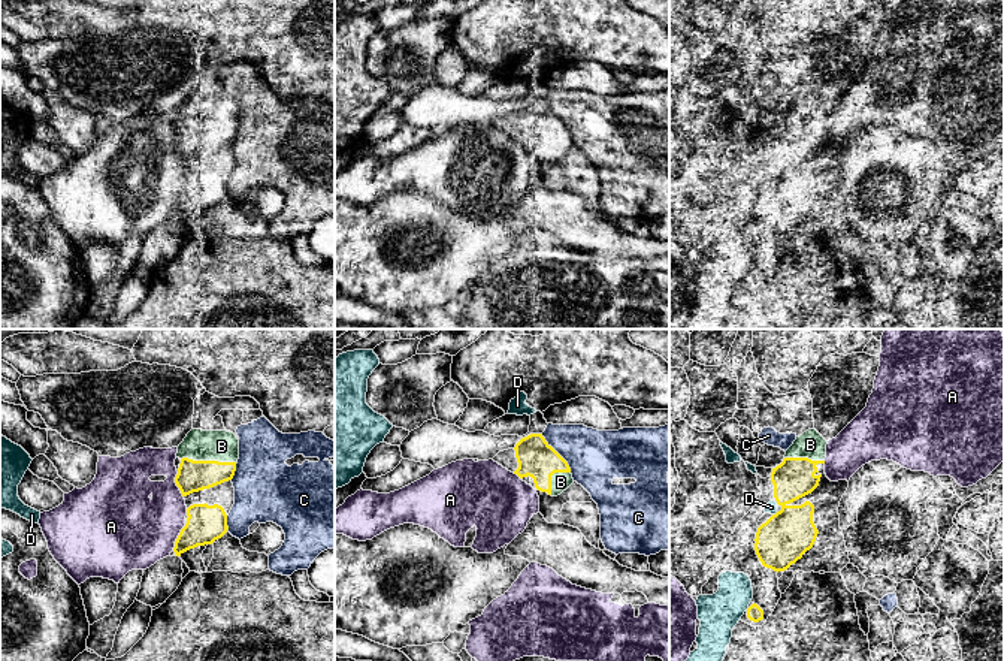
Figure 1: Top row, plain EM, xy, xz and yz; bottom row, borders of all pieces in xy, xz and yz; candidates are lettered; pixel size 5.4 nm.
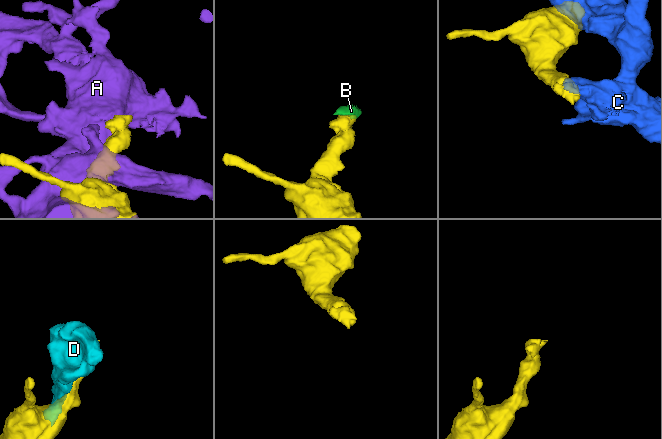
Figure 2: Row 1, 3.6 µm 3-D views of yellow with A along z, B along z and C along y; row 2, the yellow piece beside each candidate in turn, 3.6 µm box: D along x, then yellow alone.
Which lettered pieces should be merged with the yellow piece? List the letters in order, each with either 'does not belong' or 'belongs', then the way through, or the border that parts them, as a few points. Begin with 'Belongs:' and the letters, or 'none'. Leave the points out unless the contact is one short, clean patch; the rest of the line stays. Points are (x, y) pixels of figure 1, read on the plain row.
Belongs: none
A: does not belong
B: does not belong
C: does not belong
D: does not belong

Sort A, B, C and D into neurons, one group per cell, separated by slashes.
A / B D / C

